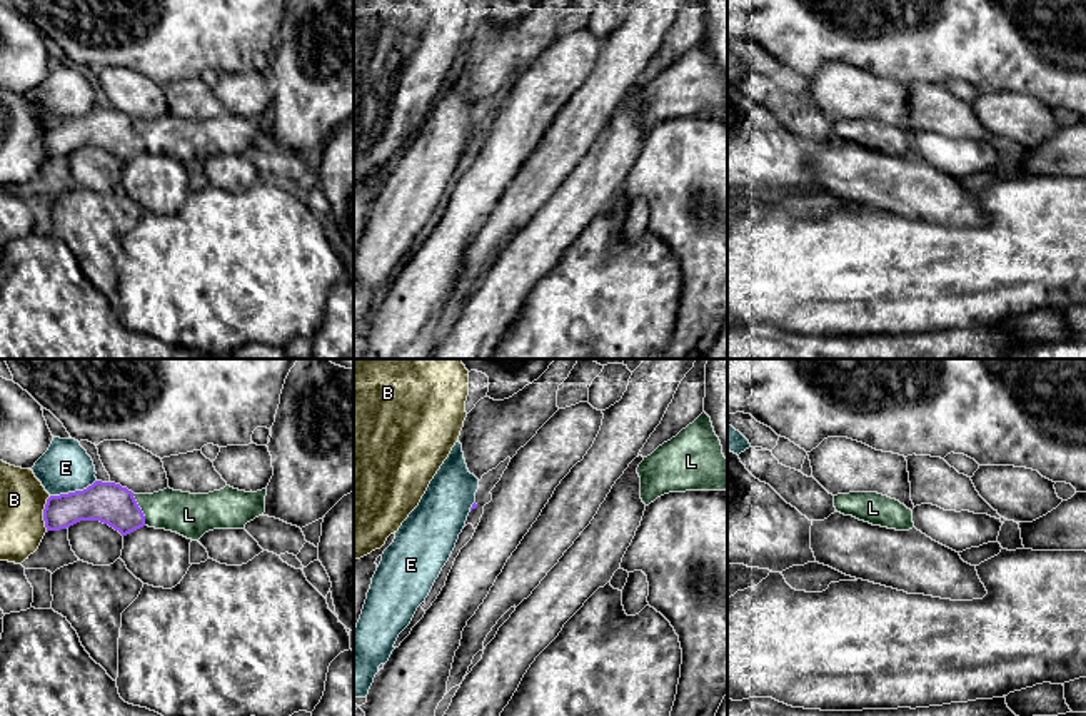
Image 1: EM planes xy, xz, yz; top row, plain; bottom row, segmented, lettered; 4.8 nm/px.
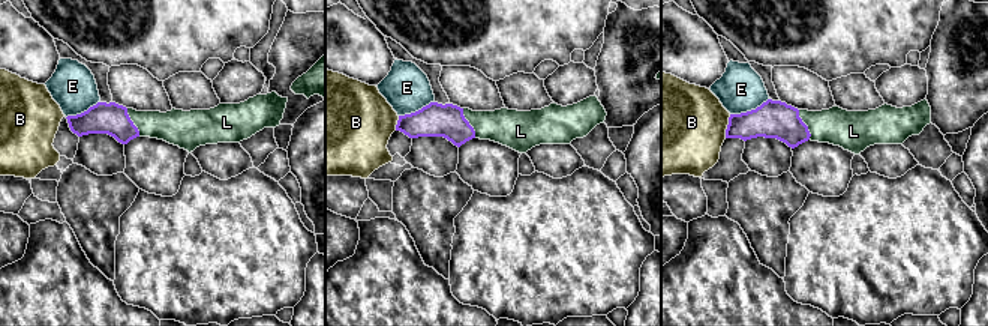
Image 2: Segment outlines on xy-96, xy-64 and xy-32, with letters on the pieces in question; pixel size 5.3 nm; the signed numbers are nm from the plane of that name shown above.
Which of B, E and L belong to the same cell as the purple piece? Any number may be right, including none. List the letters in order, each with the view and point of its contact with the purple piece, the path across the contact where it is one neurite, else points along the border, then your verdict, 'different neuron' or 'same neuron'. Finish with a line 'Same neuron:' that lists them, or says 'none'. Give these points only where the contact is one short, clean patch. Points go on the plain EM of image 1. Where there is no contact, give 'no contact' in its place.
B: meets purple in xy at (44, 141); different neuron
E: meets purple in xy at (72, 119); different neuron
L: meets purple in xy at (140, 136); runs through xy (109, 129), (122, 136), (140, 136), (172, 136), (189, 141); same neuron
Same neuron: L

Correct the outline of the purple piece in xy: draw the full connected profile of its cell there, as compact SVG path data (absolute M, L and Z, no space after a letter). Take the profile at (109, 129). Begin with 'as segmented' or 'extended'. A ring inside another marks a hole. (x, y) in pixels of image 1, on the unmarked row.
extended; M95 107L83 117L50 122L43 135L47 159L80 147L100 147L122 162L143 152L177 159L199 167L214 155L244 155L265 139L267 113L245 118L225 112L209 120L170 113L153 120L133 120L115 108Z

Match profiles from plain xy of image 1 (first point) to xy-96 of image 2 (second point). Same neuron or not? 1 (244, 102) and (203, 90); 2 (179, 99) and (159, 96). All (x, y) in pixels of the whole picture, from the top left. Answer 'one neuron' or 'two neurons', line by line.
1: two neurons
2: two neurons

